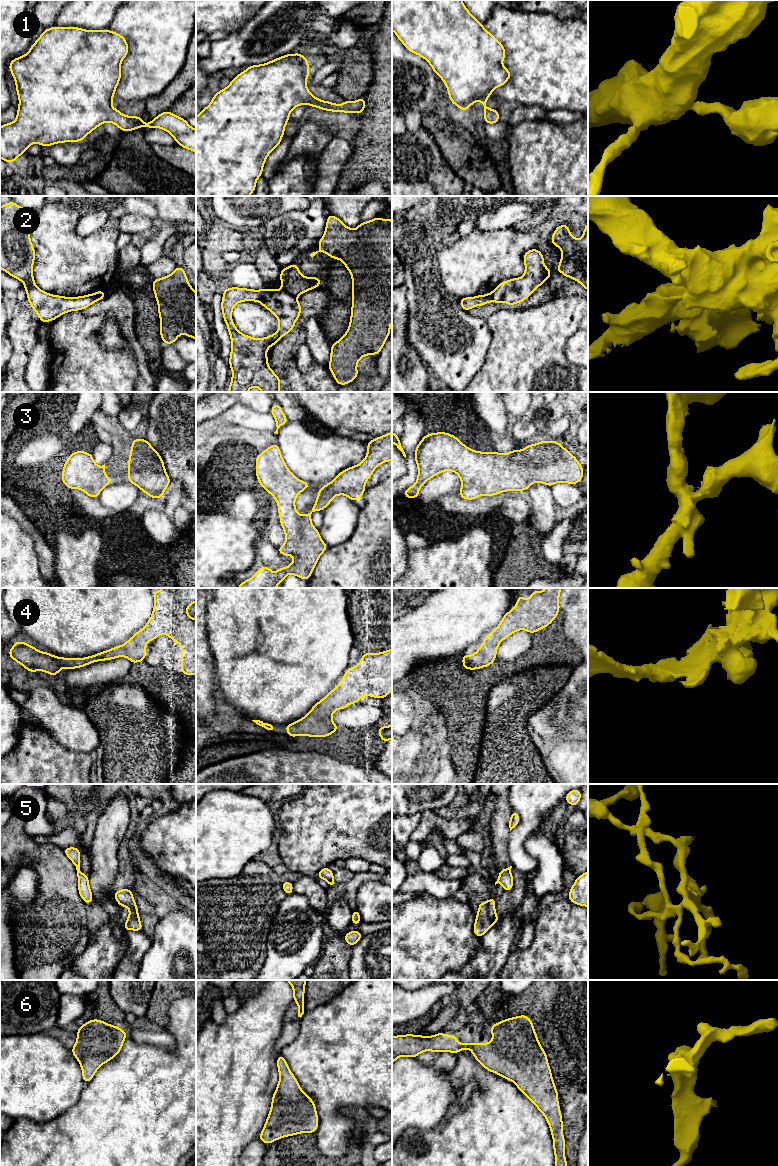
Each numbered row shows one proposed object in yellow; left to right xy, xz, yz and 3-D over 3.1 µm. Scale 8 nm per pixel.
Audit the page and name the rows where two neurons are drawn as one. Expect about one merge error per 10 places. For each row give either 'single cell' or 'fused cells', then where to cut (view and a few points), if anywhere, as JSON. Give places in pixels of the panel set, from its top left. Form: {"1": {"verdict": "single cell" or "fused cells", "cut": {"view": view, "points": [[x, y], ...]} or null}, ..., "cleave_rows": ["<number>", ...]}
{"1": {"verdict": "single cell", "cut": null}, "2": {"verdict": "fused cells", "cut": {"view": "xz", "points": [[281, 289], [294, 296]]}}, "3": {"verdict": "single cell", "cut": null}, "4": {"verdict": "single cell", "cut": null}, "5": {"verdict": "fused cells", "cut": {"view": "yz", "points": [[487, 902], [488, 918], [492, 924]]}}, "6": {"verdict": "single cell", "cut": null}, "cleave_rows": ["2", "5"]}

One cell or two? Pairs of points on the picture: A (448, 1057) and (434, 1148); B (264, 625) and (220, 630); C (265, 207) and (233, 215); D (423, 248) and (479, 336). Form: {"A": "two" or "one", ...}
{"A": "two", "B": "one", "C": "one", "D": "one"}

